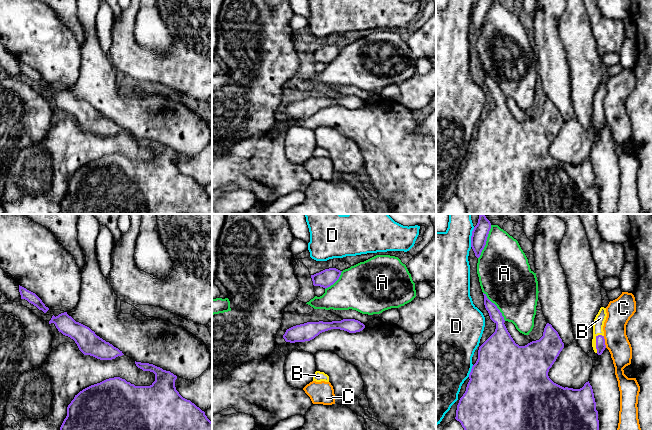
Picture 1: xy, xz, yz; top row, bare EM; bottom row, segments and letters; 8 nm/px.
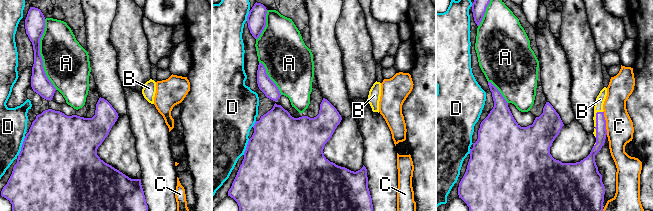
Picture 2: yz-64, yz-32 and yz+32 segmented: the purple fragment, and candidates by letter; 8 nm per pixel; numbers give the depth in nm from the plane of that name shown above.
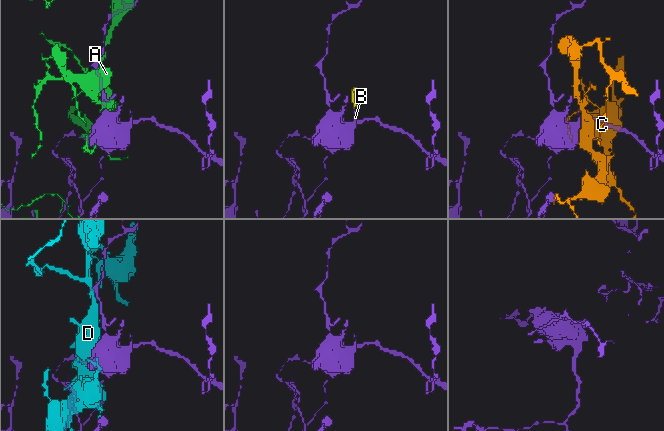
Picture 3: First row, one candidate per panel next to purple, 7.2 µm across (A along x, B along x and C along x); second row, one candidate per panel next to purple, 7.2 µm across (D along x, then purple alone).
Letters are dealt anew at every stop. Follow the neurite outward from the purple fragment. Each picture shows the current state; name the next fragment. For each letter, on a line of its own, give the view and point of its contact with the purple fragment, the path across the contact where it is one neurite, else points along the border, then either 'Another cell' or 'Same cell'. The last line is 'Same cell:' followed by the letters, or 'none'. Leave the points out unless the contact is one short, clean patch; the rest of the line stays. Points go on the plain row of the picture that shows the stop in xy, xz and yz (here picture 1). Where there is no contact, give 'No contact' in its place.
A: Touches purple at yz (485, 18). Another cell
B: Touches purple at yz (596, 118). Same cell
C: Touches purple at yz (604, 118). Another cell
D: Touches purple at yz (471, 13). Another cell
Same cell: B

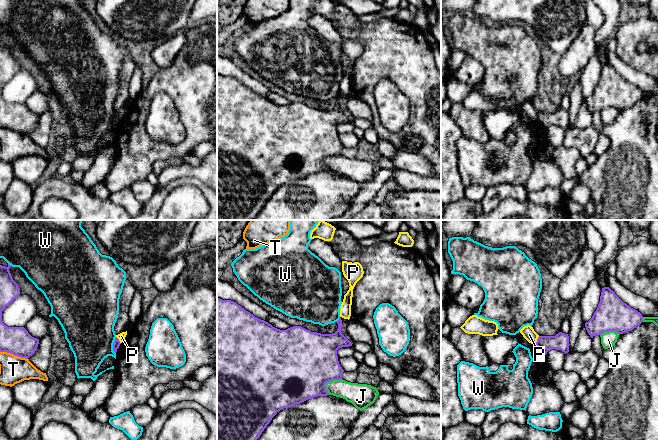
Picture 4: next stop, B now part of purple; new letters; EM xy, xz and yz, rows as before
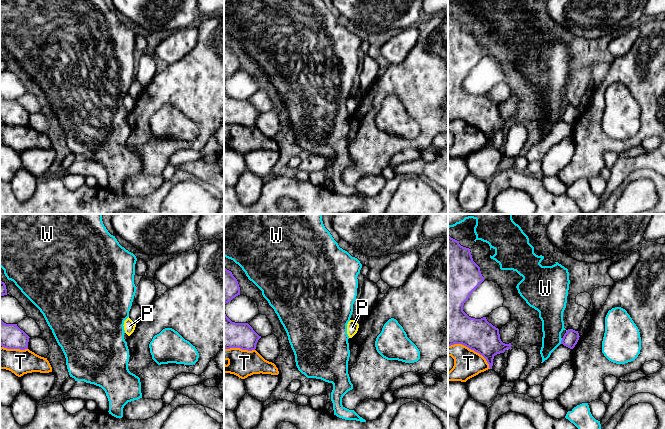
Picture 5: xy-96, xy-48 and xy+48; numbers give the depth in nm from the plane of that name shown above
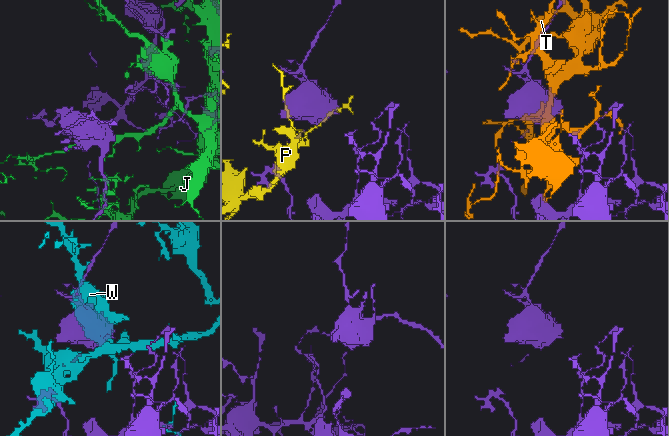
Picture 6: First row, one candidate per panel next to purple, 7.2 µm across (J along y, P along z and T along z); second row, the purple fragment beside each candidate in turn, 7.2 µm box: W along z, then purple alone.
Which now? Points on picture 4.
J: Touches purple at xz (328, 157). Another cell
P: Touches purple at yz (537, 116). Boundary: yz (539, 112), (535, 119). Another cell
T: Touches purple at xy (14, 130). Another cell
W: Touches purple at xy (113, 121). Another cell
Same cell: none

